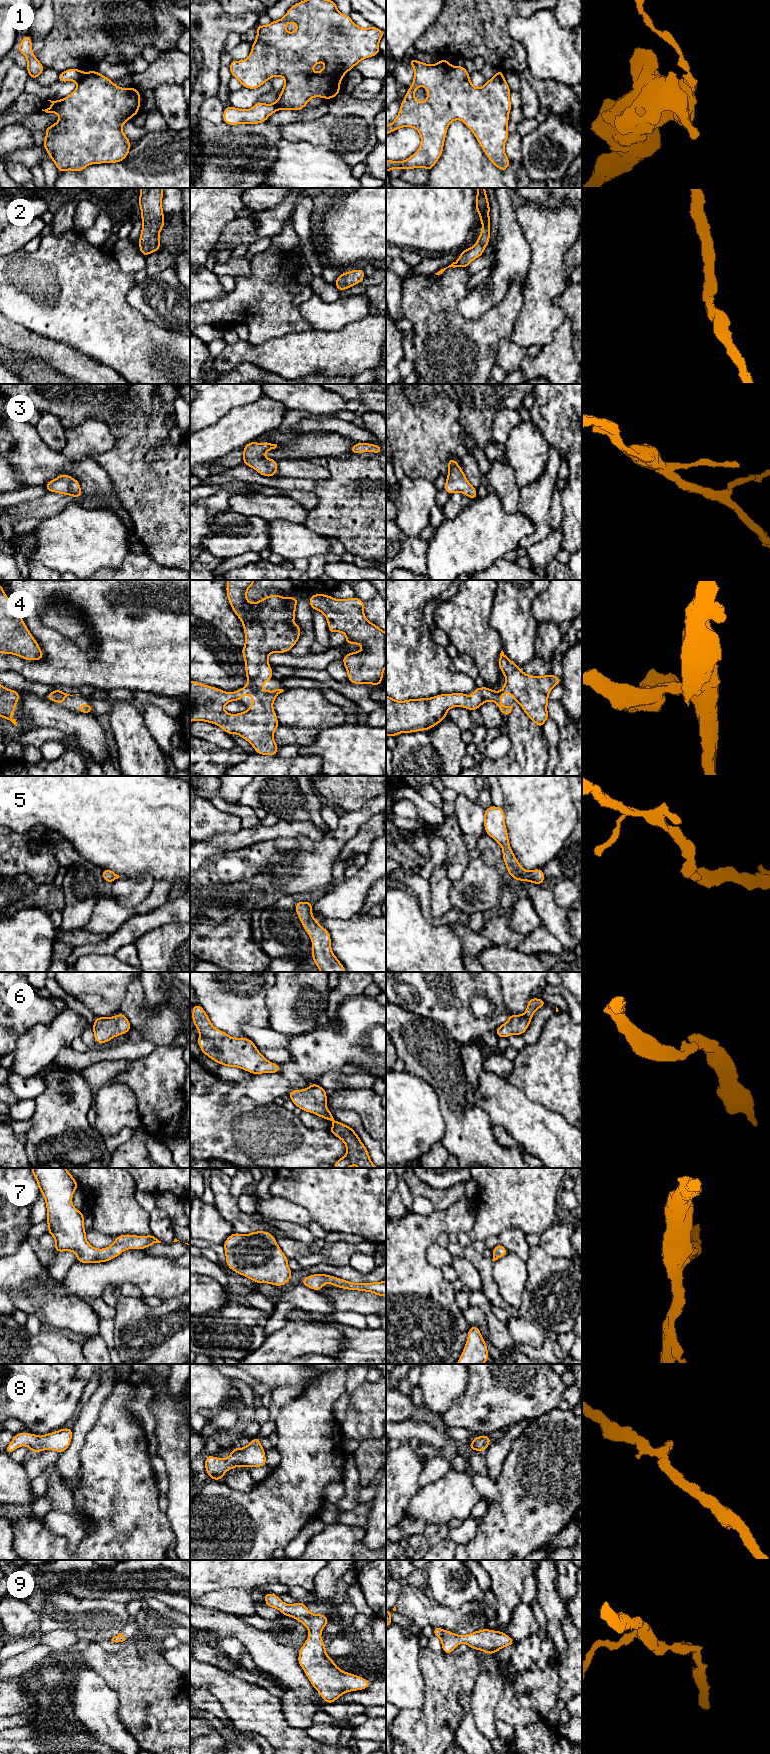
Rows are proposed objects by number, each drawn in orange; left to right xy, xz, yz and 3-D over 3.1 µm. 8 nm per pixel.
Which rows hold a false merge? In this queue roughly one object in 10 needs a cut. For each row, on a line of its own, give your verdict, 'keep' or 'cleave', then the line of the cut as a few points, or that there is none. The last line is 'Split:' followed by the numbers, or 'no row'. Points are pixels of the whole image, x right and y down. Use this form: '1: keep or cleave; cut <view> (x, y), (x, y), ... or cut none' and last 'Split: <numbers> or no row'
1: cleave; cut xy (85, 73), (78, 82)
2: keep; cut none
3: keep; cut none
4: keep; cut none
5: keep; cut none
6: keep; cut none
7: keep; cut none
8: keep; cut none
9: keep; cut none
Split: 1

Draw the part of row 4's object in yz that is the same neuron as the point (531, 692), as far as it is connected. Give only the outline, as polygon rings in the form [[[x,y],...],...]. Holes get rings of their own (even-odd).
[[[503,650],[498,664],[505,675],[505,685],[497,692],[485,686],[476,687],[472,697],[466,693],[451,693],[404,701],[394,700],[386,694],[386,737],[429,730],[447,718],[448,710],[453,707],[465,707],[472,711],[488,701],[494,701],[500,712],[508,718],[513,706],[501,703],[505,693],[509,693],[529,719],[542,729],[550,718],[547,712],[548,695],[557,684],[562,683],[562,678],[551,673],[540,677],[525,674]]]

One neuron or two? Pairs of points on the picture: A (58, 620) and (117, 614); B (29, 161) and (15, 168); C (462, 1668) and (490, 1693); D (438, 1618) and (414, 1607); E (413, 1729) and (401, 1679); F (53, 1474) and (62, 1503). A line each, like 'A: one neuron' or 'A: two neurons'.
A: two neurons
B: two neurons
C: two neurons
D: one neuron
E: two neurons
F: one neuron

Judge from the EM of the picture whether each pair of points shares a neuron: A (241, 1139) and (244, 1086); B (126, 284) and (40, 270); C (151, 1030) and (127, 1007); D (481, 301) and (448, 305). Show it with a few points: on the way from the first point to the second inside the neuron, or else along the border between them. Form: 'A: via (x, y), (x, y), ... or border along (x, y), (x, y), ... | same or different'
A: border along (224, 1099), (235, 1102), (250, 1098), (266, 1103) | different
B: via (105, 284), (61, 284) | same
C: via (145, 1024), (133, 1012) | same
D: border along (471, 289), (458, 303), (458, 311), (466, 320) | different

